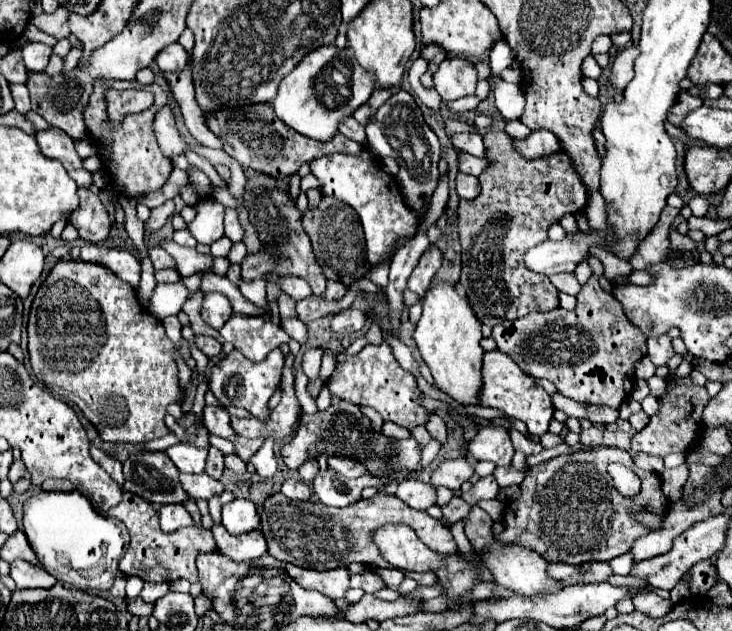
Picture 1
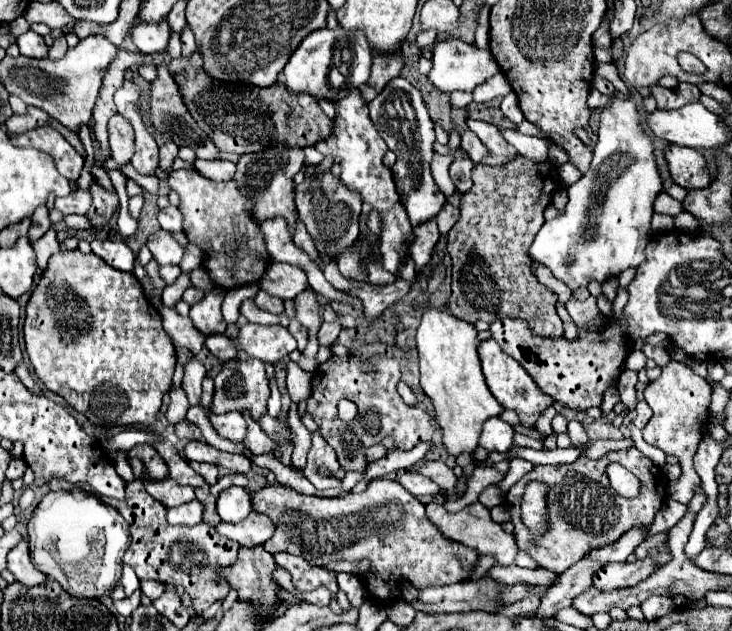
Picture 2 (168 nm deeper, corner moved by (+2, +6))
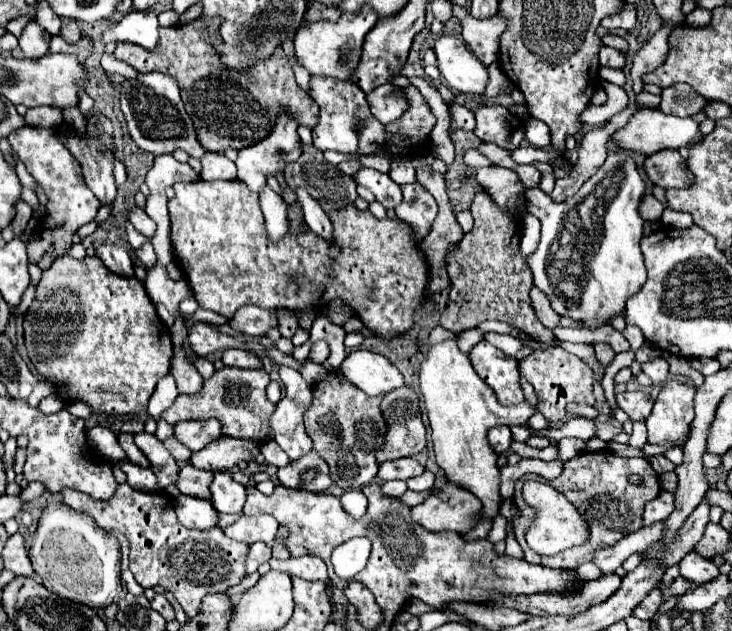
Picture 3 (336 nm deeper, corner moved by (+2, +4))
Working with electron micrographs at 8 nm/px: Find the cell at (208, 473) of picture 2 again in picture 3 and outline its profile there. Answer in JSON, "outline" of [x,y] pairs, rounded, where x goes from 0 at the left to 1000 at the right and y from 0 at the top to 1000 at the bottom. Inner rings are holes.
{"outline":[[[254,737],[243,750],[240,772],[246,775],[246,781],[251,781],[257,788],[287,791],[287,765],[290,765],[290,759],[292,759],[292,753],[287,746]]]}

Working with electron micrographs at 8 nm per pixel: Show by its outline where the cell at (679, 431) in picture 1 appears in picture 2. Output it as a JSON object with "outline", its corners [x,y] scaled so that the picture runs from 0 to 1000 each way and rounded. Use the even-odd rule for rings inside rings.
{"outline":[[[915,572],[910,582],[904,582],[904,594],[896,604],[888,604],[880,620],[880,632],[888,642],[888,648],[893,651],[891,664],[877,680],[880,699],[899,712],[907,712],[910,718],[923,721],[929,727],[929,740],[934,743],[934,759],[915,765],[913,788],[918,788],[934,800],[943,797],[951,775],[956,772],[956,756],[948,746],[948,718],[951,718],[956,696],[962,693],[959,677],[967,667],[970,626],[973,626],[970,607],[964,601],[959,601],[956,594],[951,594],[940,578],[926,575],[926,572]]]}

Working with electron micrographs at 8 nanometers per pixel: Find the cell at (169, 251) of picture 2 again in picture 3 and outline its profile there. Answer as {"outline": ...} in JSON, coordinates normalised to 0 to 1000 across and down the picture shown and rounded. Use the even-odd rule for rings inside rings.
{"outline":[[[197,385],[191,395],[186,395],[186,407],[191,410],[191,417],[199,426],[208,426],[213,420],[213,401],[210,401],[210,395],[208,395],[205,385]]]}

